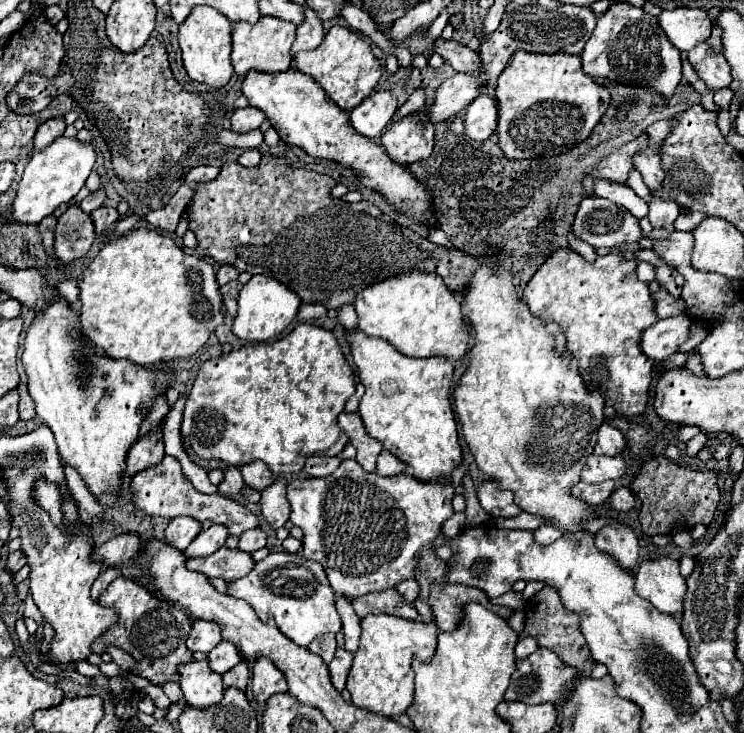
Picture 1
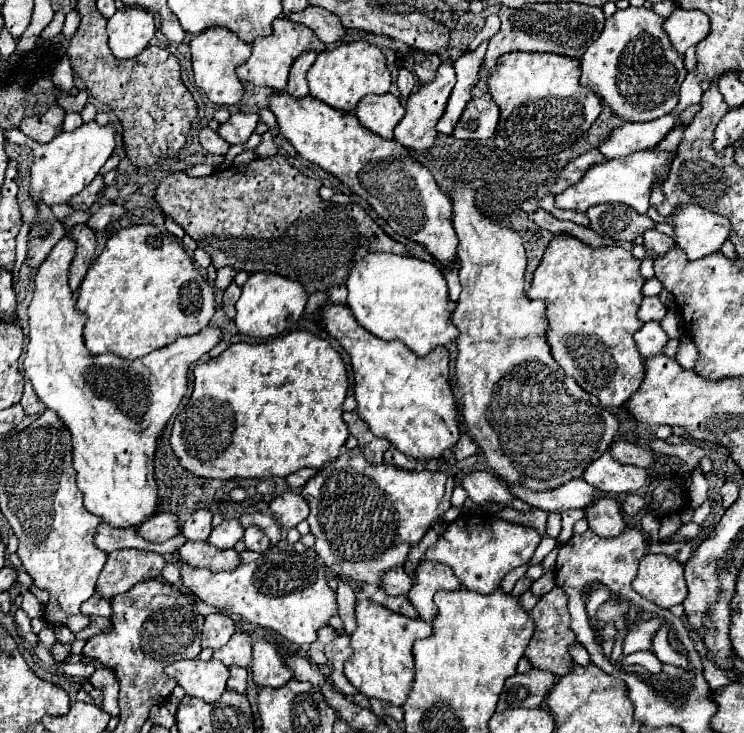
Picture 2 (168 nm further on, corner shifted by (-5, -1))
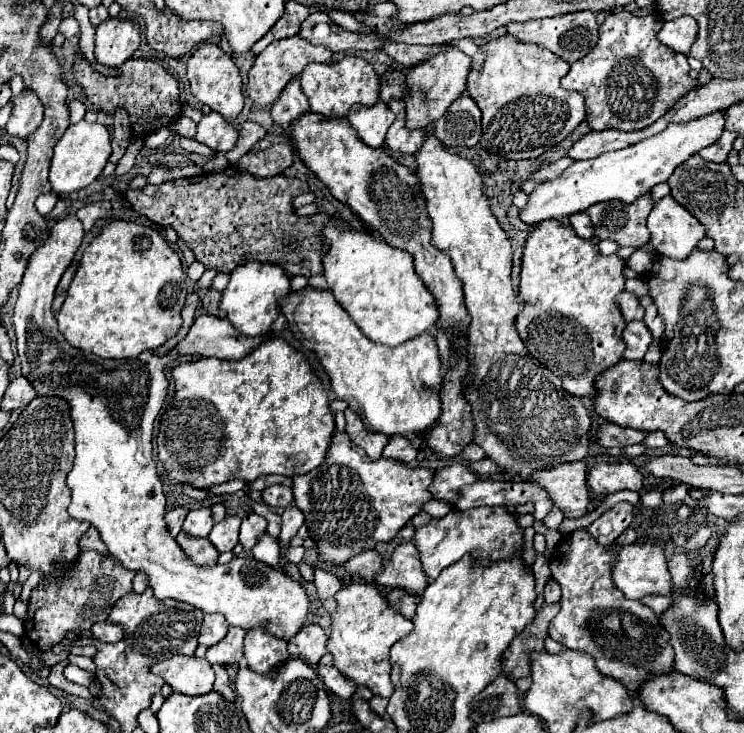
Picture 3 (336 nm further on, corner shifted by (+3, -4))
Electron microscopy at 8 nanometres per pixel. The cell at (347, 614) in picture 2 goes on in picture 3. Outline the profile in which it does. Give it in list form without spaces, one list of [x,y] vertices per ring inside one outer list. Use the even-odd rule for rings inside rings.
[[[315,569],[315,587],[317,587],[317,593],[321,597],[321,603],[323,607],[329,611],[329,613],[335,613],[337,609],[337,601],[335,601],[335,593],[341,589],[341,581],[333,575],[333,573],[327,573],[323,569]]]

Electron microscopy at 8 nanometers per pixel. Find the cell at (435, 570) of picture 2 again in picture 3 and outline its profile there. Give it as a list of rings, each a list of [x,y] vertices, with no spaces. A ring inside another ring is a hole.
[[[405,543],[395,549],[393,557],[385,561],[385,569],[377,577],[377,583],[389,589],[401,589],[415,597],[423,595],[429,581],[413,543]]]

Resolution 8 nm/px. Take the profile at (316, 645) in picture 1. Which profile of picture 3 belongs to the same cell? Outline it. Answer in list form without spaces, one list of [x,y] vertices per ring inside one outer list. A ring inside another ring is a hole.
[[[309,623],[303,627],[303,631],[299,631],[299,635],[295,635],[295,645],[299,649],[299,657],[315,667],[327,653],[327,635],[319,625]]]

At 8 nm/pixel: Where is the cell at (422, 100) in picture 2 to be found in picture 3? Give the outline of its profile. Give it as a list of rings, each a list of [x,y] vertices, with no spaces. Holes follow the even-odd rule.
[[[447,47],[447,51],[409,69],[407,91],[405,91],[407,95],[403,95],[403,101],[407,105],[405,127],[421,129],[421,127],[429,127],[431,123],[435,123],[447,111],[447,107],[465,91],[469,69],[471,69],[471,59],[453,47]]]

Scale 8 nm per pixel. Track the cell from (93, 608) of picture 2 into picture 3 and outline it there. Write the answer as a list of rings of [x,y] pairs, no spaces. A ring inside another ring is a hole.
[[[109,621],[93,623],[91,631],[93,631],[93,637],[95,637],[95,639],[105,641],[105,643],[117,643],[117,641],[123,637],[121,627],[119,627],[119,625],[113,625],[113,623],[109,623]]]

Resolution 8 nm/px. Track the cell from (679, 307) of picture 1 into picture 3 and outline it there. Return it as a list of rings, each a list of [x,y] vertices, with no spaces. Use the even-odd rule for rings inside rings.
[[[623,291],[623,293],[619,295],[617,303],[619,303],[619,309],[621,309],[625,321],[641,321],[641,319],[643,319],[645,309],[641,307],[641,303],[639,303],[639,299],[637,299],[635,295]]]

